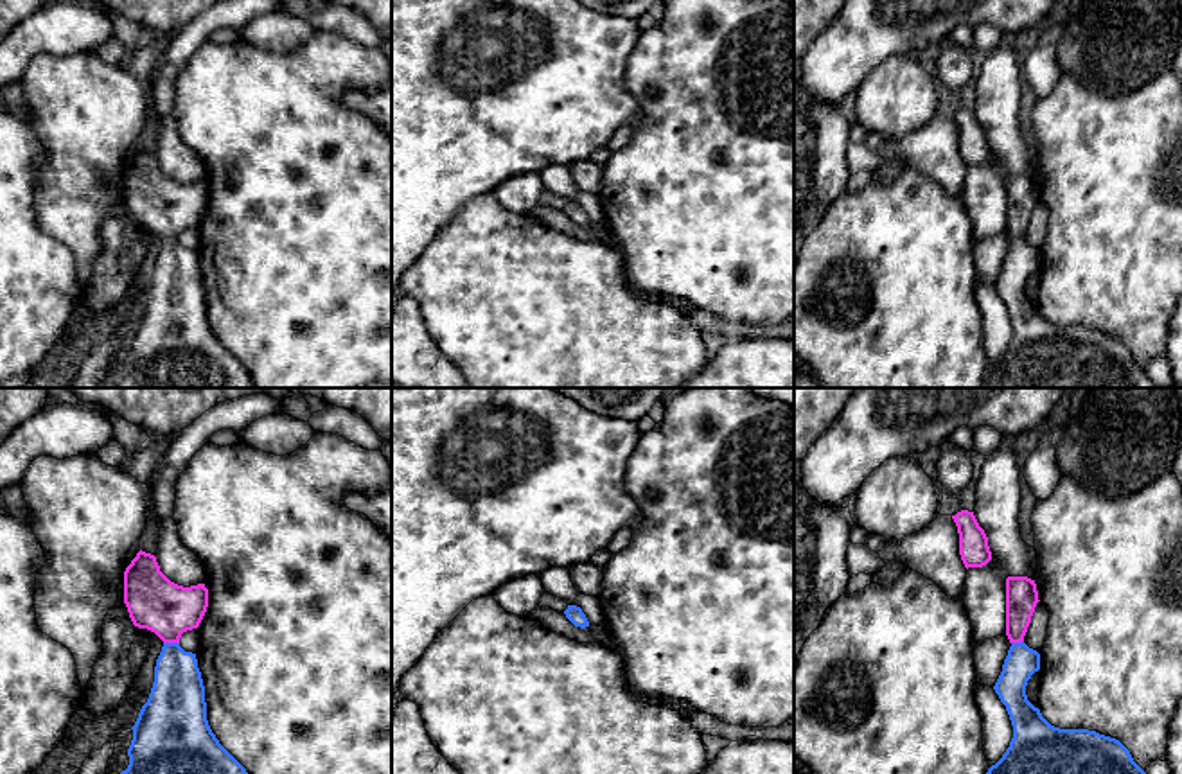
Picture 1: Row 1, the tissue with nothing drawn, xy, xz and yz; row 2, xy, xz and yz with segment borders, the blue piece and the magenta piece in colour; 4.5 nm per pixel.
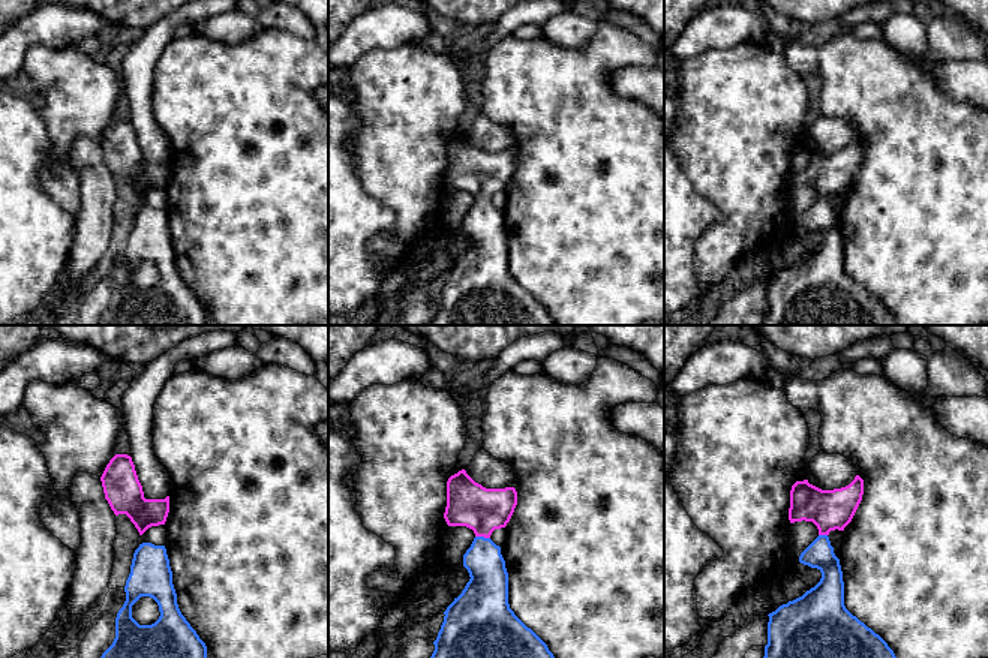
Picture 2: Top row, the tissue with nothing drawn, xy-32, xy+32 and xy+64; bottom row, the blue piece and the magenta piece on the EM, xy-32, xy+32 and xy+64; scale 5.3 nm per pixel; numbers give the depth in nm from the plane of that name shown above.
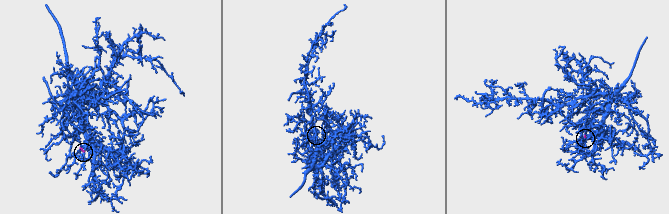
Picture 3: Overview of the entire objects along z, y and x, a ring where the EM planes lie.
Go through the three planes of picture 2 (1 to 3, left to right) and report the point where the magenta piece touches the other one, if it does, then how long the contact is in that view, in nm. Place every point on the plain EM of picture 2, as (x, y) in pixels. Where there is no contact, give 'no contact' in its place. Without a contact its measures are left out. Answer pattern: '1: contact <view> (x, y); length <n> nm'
1: no contact
2: contact xy+32 (483, 201); length 80 nm
3: contact xy+64 (823, 200); length 50 nm

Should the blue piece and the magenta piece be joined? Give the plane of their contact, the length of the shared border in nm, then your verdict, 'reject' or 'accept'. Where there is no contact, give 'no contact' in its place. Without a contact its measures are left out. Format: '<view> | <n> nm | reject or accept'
xy | 70 nm | accept

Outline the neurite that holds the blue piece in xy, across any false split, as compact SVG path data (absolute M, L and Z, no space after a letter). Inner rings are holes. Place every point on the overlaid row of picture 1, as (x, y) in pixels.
M140 550L124 571L124 603L133 625L154 632L163 646L149 699L131 727L129 765L120 774L248 774L212 733L196 654L180 646L181 634L198 629L207 612L205 584L183 587L171 582L160 571L156 557Z

